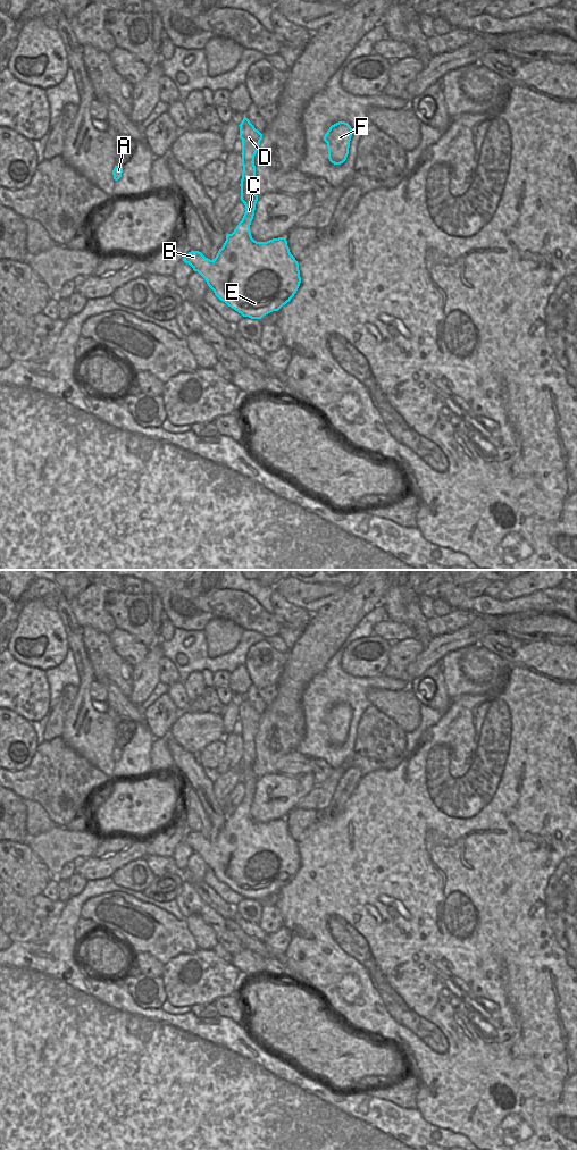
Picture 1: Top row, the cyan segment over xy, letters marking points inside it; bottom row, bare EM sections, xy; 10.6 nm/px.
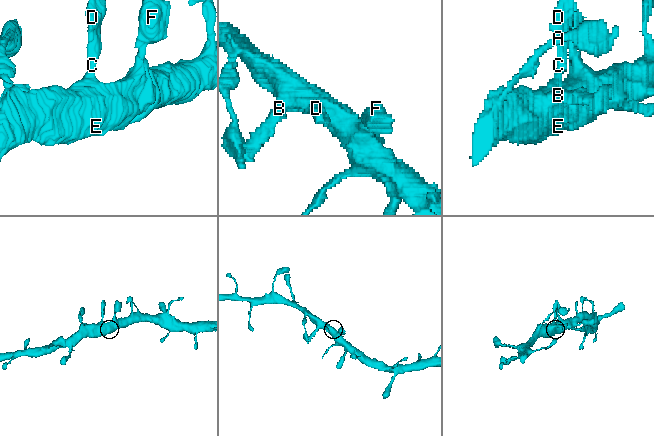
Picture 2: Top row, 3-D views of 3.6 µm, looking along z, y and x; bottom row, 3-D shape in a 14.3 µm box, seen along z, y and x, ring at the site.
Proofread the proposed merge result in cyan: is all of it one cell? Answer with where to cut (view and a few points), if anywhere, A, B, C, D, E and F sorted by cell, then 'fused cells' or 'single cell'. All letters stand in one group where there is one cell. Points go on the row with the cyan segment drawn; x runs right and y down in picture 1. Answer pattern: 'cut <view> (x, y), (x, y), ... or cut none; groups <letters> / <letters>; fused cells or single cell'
cut none; groups A B C D E F; single cell

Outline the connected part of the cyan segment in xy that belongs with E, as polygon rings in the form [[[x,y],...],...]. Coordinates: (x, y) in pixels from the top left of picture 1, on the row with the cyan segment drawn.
[[[245,117],[241,121],[240,138],[242,140],[242,179],[241,201],[245,205],[245,212],[232,234],[227,234],[226,241],[219,249],[216,258],[210,260],[199,251],[189,252],[183,261],[198,271],[214,291],[215,295],[228,307],[251,319],[261,319],[264,316],[278,311],[291,301],[296,293],[300,283],[299,263],[291,254],[286,237],[273,238],[267,242],[257,242],[252,238],[250,225],[254,216],[258,195],[253,191],[256,178],[254,156],[259,149],[262,134],[254,128]]]

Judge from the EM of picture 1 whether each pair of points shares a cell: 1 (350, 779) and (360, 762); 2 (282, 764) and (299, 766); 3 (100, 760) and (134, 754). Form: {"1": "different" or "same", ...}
{"1": "different", "2": "same", "3": "different"}

